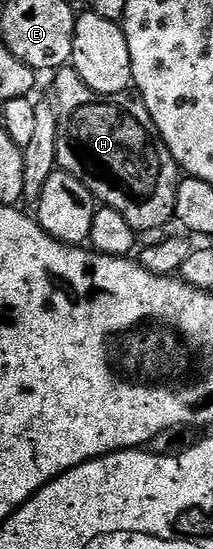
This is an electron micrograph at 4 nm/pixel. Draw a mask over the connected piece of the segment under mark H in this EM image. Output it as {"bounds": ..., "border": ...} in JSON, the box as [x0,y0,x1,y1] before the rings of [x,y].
{"bounds":[54,66,181,233],"border":[[[64,66],[54,73],[54,103],[59,110],[57,128],[58,167],[64,172],[73,174],[95,195],[100,205],[117,210],[133,226],[136,233],[151,232],[154,228],[163,228],[175,220],[175,203],[181,179],[181,169],[173,154],[165,146],[149,110],[143,105],[138,95],[130,91],[106,96],[97,94],[85,86],[77,70]]]}

